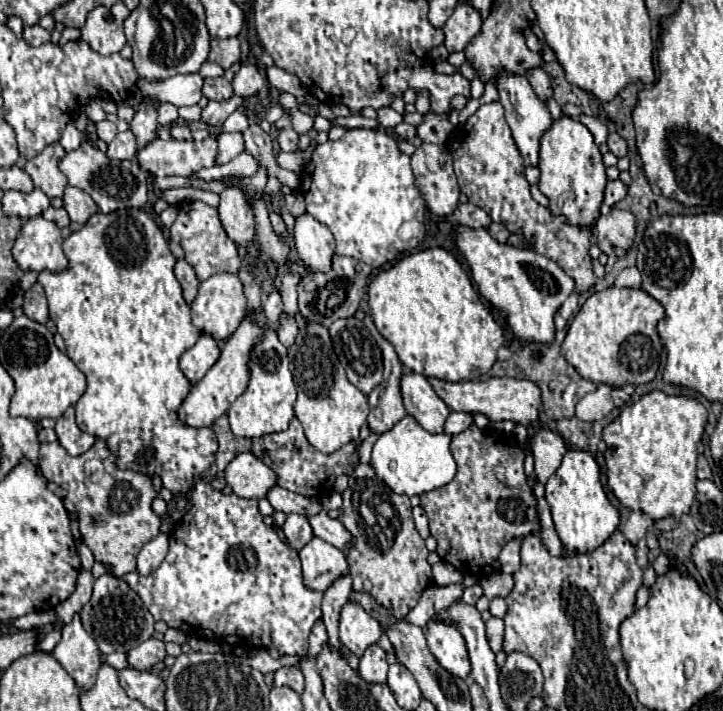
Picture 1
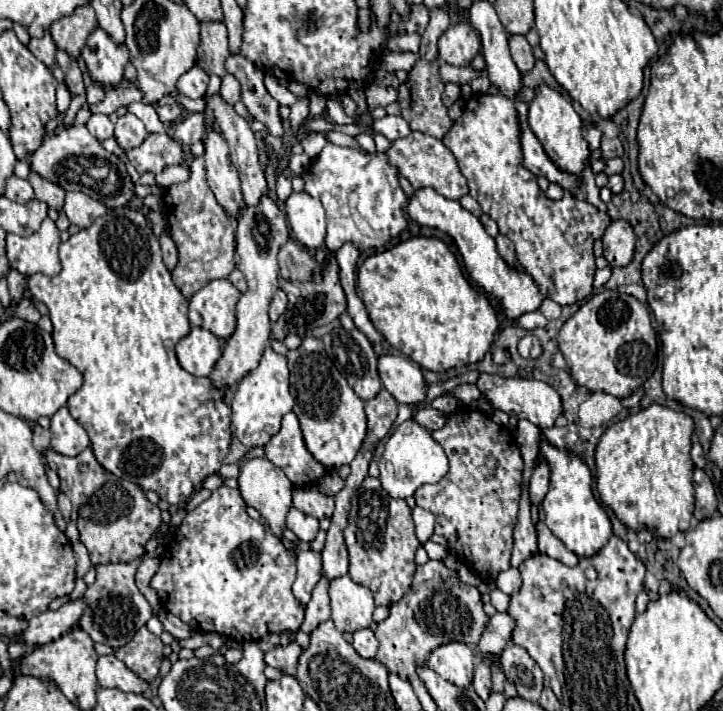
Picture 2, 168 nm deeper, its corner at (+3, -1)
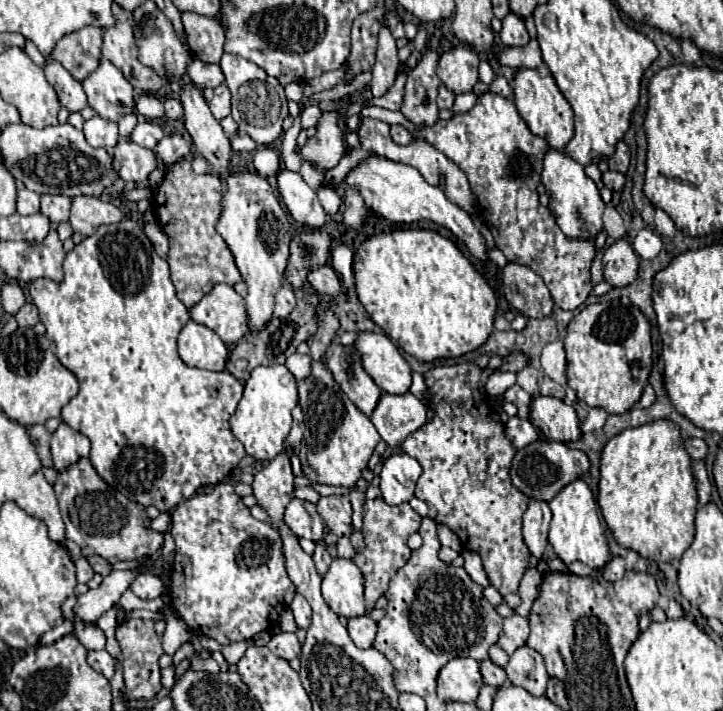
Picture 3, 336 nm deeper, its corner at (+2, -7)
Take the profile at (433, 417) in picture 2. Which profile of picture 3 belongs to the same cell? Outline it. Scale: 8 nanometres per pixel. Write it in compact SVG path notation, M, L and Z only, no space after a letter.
M411 392L405 396L383 394L371 414L371 422L381 438L391 446L401 446L405 438L427 422L427 406Z

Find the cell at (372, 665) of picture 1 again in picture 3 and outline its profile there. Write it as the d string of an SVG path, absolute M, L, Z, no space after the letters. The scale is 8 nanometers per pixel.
M359 616L357 620L349 620L347 624L349 636L355 642L357 648L371 648L375 642L375 634L377 634L377 624L369 618L369 616Z

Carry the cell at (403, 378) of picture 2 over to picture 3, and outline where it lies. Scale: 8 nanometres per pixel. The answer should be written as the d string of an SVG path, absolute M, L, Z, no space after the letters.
M361 332L355 346L361 352L365 372L369 372L383 392L397 396L409 392L411 368L401 356L399 348L387 336Z

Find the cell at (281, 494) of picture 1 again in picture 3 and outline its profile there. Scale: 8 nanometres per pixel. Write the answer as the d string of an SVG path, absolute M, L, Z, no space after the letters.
M325 496L315 504L325 526L337 536L351 534L351 504L349 496Z

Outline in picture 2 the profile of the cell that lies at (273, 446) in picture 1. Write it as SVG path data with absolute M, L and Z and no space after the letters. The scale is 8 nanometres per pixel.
M288 412L282 418L280 432L270 438L264 450L266 458L278 468L282 468L286 476L292 480L292 484L298 488L316 484L326 474L326 468L318 464L314 456L306 450L294 412Z

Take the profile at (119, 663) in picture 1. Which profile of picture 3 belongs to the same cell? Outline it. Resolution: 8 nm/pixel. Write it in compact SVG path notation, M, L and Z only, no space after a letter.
M75 624L73 634L85 644L87 650L103 650L105 648L105 634L99 630L97 624Z

